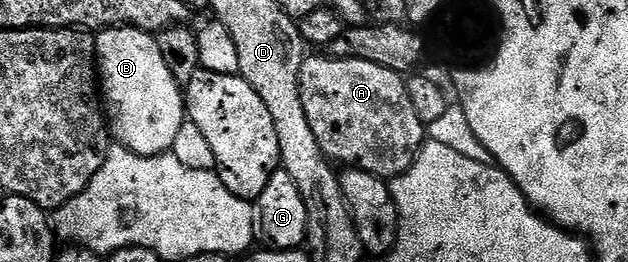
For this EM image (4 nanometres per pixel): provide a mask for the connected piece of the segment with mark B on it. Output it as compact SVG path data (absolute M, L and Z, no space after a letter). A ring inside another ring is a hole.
M102 28L96 33L97 41L97 66L99 69L99 91L103 97L103 107L107 117L107 123L112 139L116 143L122 144L127 150L131 150L137 156L159 156L168 153L175 142L175 134L179 134L179 126L183 126L187 119L185 111L185 97L183 95L182 85L177 83L177 79L167 70L167 62L163 62L163 54L159 54L157 37L152 32L144 32L138 28Z

